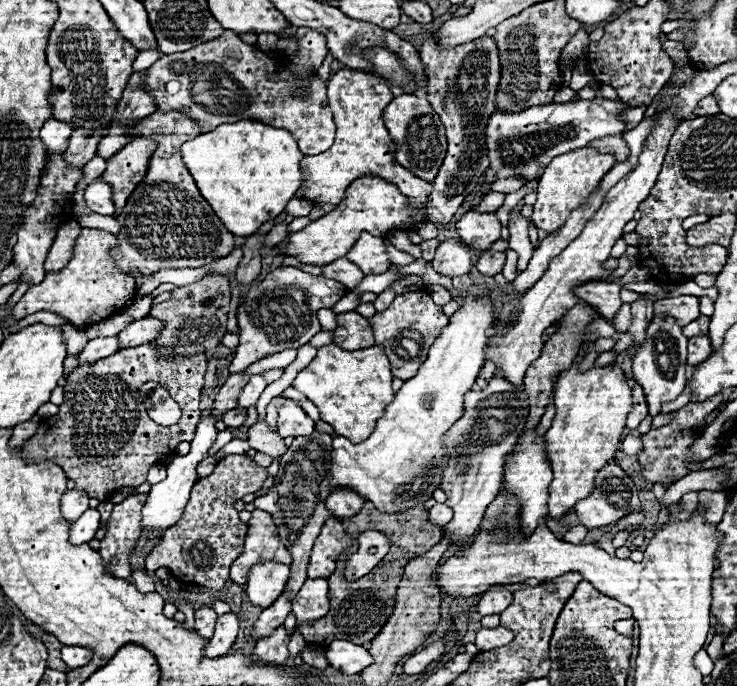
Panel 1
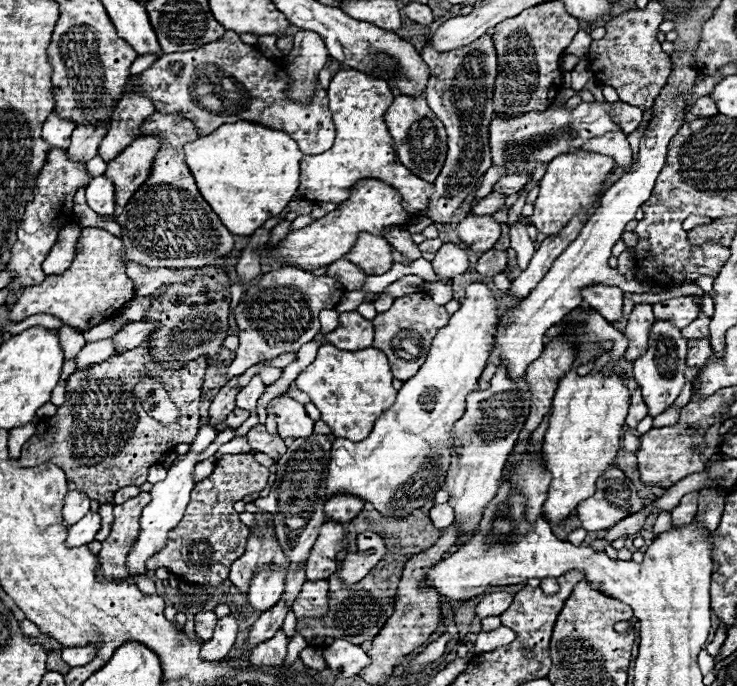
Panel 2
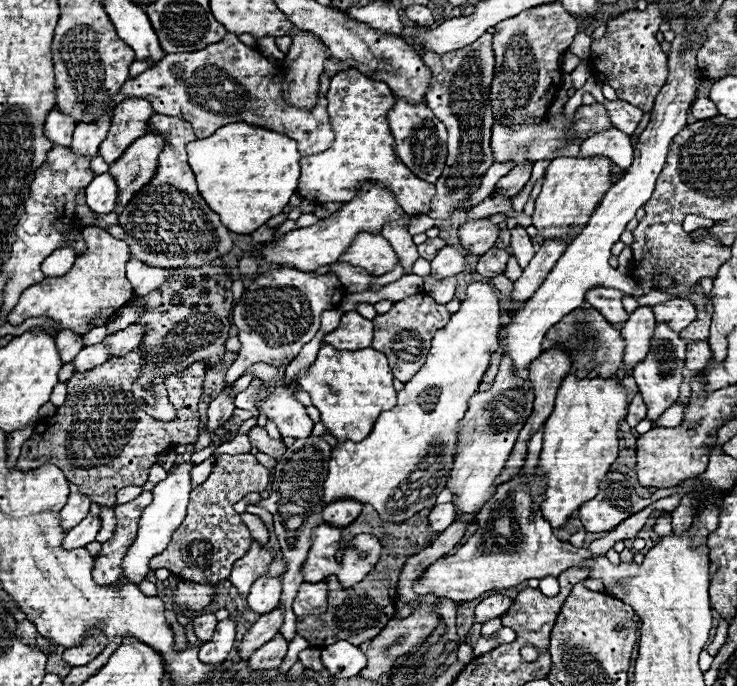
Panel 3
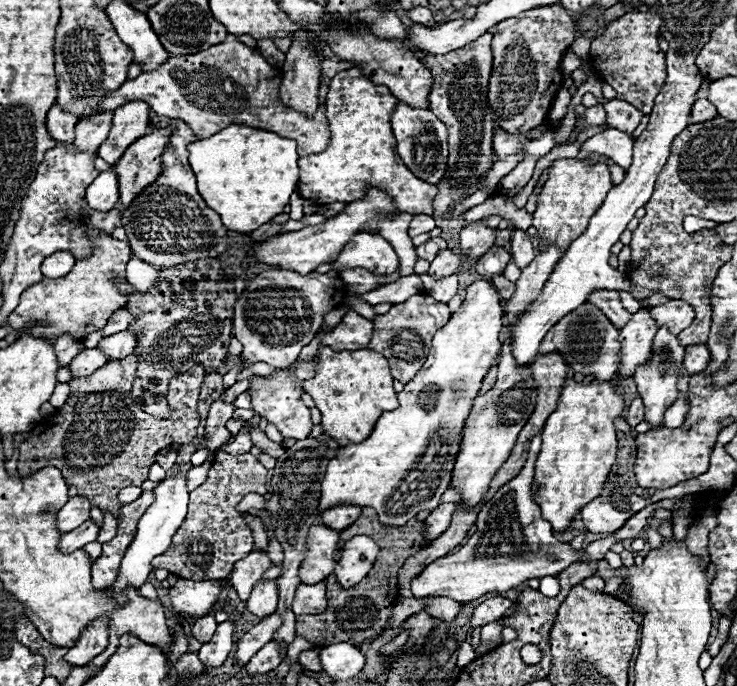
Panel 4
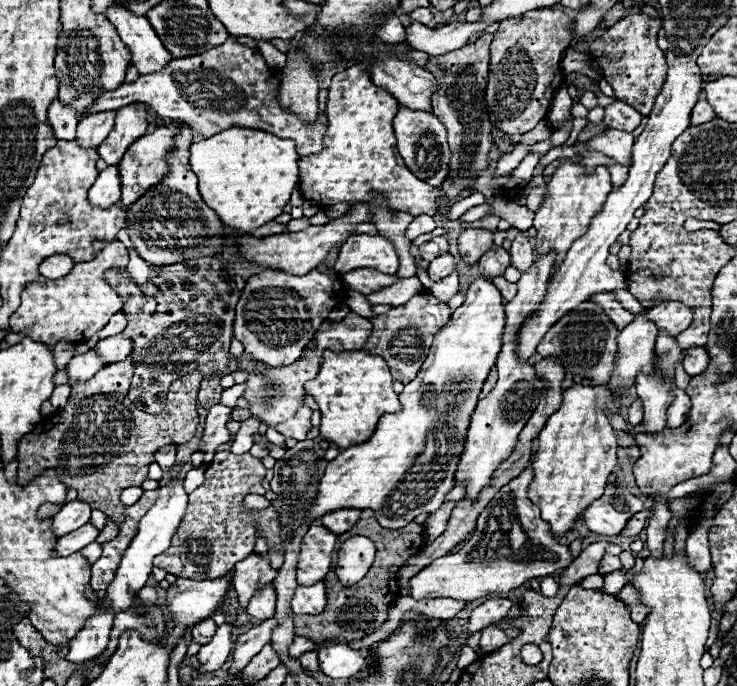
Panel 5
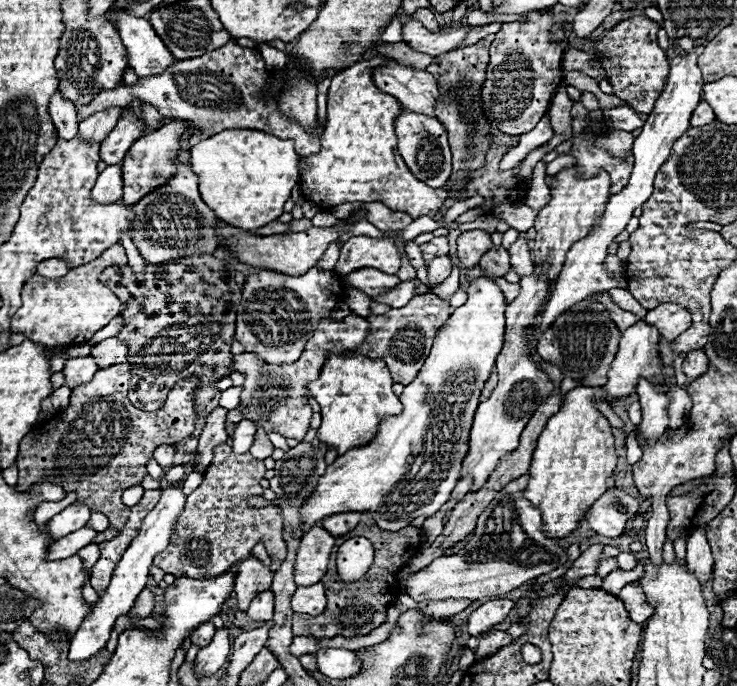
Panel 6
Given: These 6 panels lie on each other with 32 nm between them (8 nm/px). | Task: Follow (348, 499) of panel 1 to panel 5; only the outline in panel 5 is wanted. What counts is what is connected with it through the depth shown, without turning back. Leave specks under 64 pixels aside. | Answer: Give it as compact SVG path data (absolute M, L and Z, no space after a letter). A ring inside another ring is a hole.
M340 510L340 512L330 512L328 516L324 516L324 518L322 518L322 526L328 528L330 532L344 534L344 532L348 532L358 520L360 520L360 512L358 512L358 510Z

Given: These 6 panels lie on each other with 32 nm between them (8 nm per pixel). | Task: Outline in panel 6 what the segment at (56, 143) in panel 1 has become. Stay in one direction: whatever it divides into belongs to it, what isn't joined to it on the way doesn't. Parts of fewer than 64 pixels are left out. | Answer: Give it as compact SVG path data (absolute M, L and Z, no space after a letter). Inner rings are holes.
M56 90L50 98L50 116L56 126L58 138L70 140L78 132L78 122L76 122L76 110L74 104L66 98L62 98L60 90Z

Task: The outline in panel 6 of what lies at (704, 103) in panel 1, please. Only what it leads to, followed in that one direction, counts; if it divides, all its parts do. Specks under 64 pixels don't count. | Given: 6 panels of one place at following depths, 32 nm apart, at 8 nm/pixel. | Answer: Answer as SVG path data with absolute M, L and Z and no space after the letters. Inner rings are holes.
M700 100L700 104L696 106L692 118L690 118L690 128L698 128L704 124L710 124L714 120L714 112L708 104L704 104L704 100Z

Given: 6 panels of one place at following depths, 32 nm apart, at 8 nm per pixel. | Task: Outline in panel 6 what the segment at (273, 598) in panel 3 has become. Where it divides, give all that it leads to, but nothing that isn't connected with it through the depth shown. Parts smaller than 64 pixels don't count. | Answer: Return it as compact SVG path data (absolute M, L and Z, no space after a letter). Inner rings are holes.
M270 590L258 594L248 612L246 612L254 622L266 622L266 620L272 620L272 614L274 614L274 594Z

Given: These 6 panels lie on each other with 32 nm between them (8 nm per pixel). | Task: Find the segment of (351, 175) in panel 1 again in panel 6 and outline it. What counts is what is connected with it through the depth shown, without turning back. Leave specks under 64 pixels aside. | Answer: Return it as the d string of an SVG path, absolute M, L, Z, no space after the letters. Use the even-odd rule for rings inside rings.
M370 52L364 60L338 72L332 78L328 92L328 120L320 136L322 150L304 158L310 166L302 172L302 194L320 208L334 208L344 202L384 202L394 212L404 212L412 218L434 218L444 200L446 190L430 188L416 180L398 154L398 138L394 120L400 116L402 104L376 88L372 72L388 60Z

